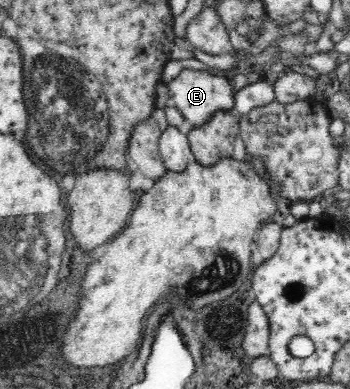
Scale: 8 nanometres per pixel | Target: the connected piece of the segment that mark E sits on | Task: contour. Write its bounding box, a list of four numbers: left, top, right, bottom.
[166,69,234,128]

